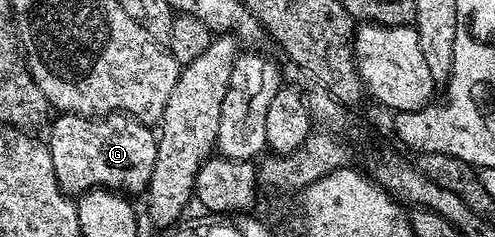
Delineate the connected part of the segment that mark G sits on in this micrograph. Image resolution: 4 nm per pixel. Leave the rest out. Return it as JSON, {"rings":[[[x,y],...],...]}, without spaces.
{"rings":[[[61,113],[56,117],[58,119],[54,121],[53,128],[49,131],[47,146],[51,153],[55,177],[66,195],[80,197],[93,188],[108,188],[109,191],[116,193],[144,192],[148,188],[157,156],[157,135],[150,124],[141,123],[135,117],[120,113],[100,117]]]}

